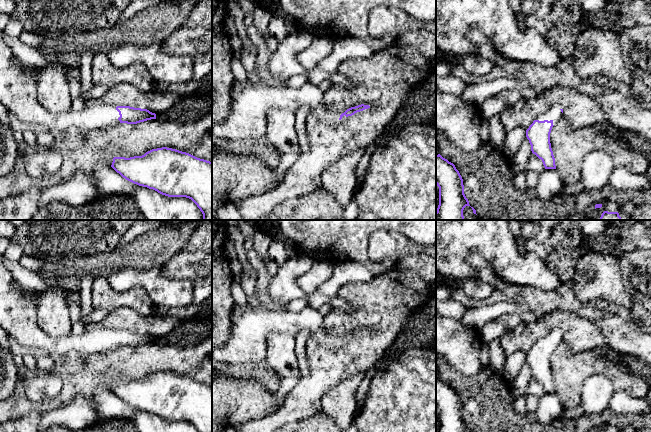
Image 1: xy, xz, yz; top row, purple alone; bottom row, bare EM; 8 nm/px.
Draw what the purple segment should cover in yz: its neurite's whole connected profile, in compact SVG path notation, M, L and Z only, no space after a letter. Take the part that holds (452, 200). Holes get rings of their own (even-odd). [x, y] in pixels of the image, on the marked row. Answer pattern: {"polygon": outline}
{"polygon": "M436 155L436 185L439 187L439 205L436 211L436 220L465 220L463 210L469 205L469 201L464 194L463 179L455 165Z"}

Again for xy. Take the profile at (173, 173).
{"polygon": "M162 147L142 156L114 157L111 167L126 180L153 189L168 197L191 199L203 214L203 220L212 220L212 162L189 153Z"}

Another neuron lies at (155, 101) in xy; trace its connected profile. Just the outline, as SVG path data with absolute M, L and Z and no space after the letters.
M118 84L108 89L101 100L108 105L130 106L161 114L169 110L181 97L177 93L166 93L157 89L144 92L131 84Z

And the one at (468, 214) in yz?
M466 206L463 210L463 216L465 220L479 220L478 215L473 213L473 210L470 206Z

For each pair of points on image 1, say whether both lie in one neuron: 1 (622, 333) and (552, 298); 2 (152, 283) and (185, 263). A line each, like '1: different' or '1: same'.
1: same
2: different

